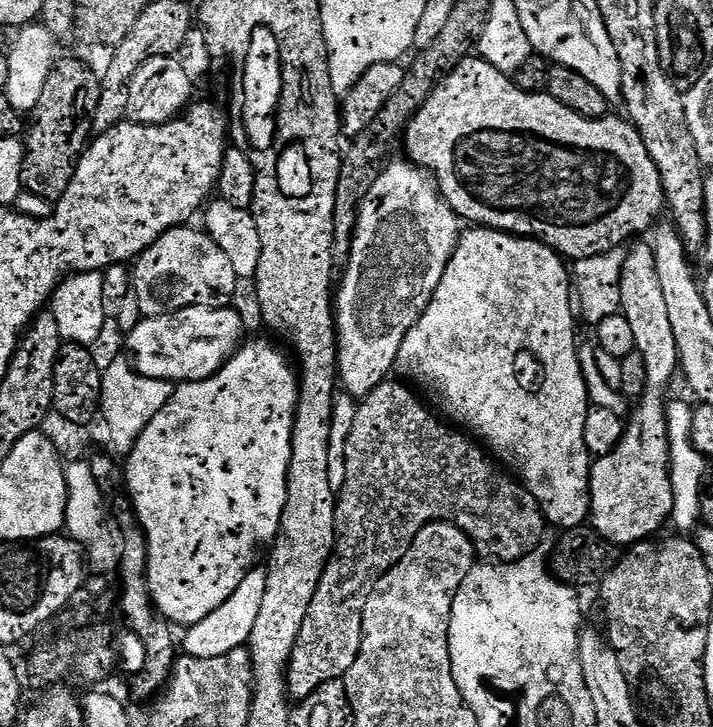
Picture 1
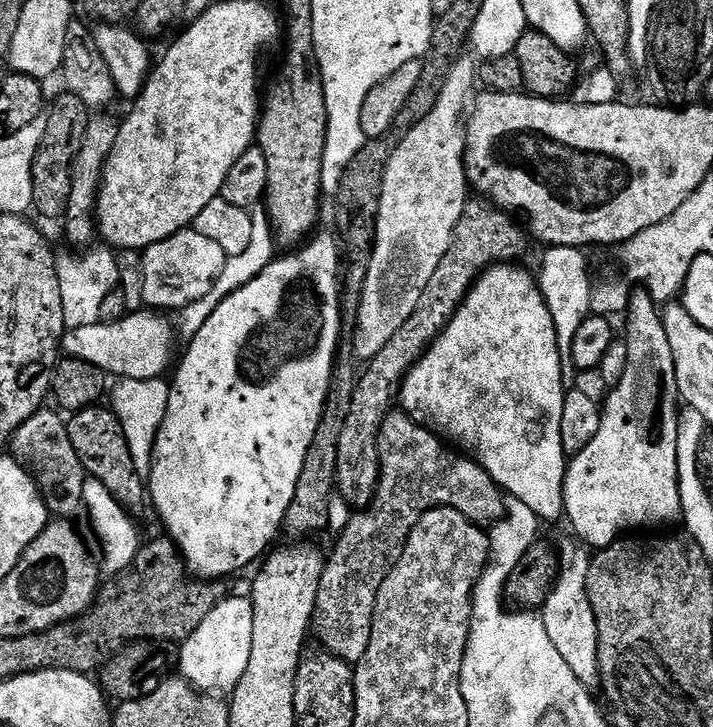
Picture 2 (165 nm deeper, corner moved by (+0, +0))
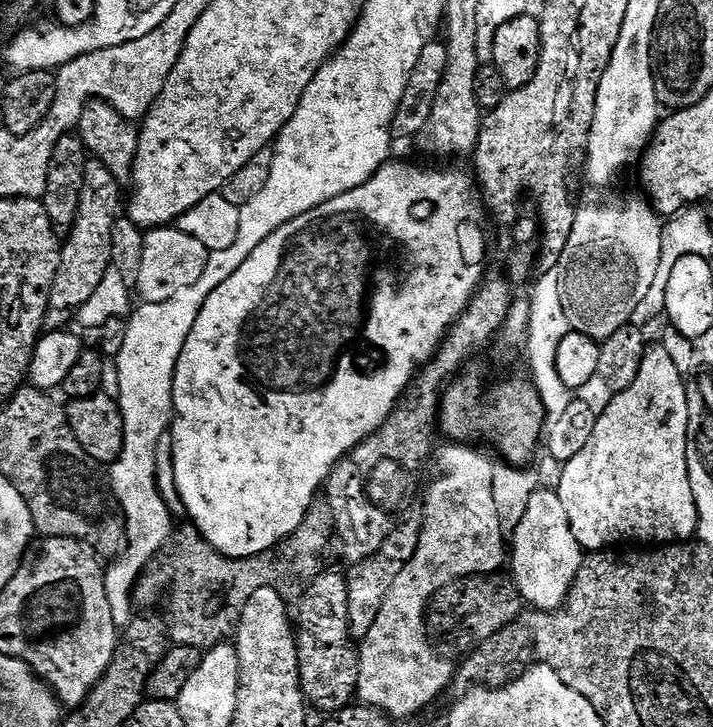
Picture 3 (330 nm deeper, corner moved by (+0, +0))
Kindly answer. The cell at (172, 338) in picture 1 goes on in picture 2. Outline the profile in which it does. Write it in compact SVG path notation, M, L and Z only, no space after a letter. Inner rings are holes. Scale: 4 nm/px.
M141 310L113 324L67 329L62 341L63 355L69 360L90 362L90 366L98 366L112 378L159 380L168 367L168 371L173 367L172 347L176 344L171 326L160 316L163 315L152 310Z

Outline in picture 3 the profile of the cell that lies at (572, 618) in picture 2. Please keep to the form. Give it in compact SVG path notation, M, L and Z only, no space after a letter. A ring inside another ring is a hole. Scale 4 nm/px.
M537 490L530 498L530 502L526 502L526 514L522 514L522 518L510 532L510 568L512 564L510 576L516 581L516 589L520 591L525 605L531 606L537 612L555 612L557 608L564 607L568 591L576 580L585 555L578 538L574 538L574 530L570 530L570 518L566 518L566 506L562 506L559 491Z

